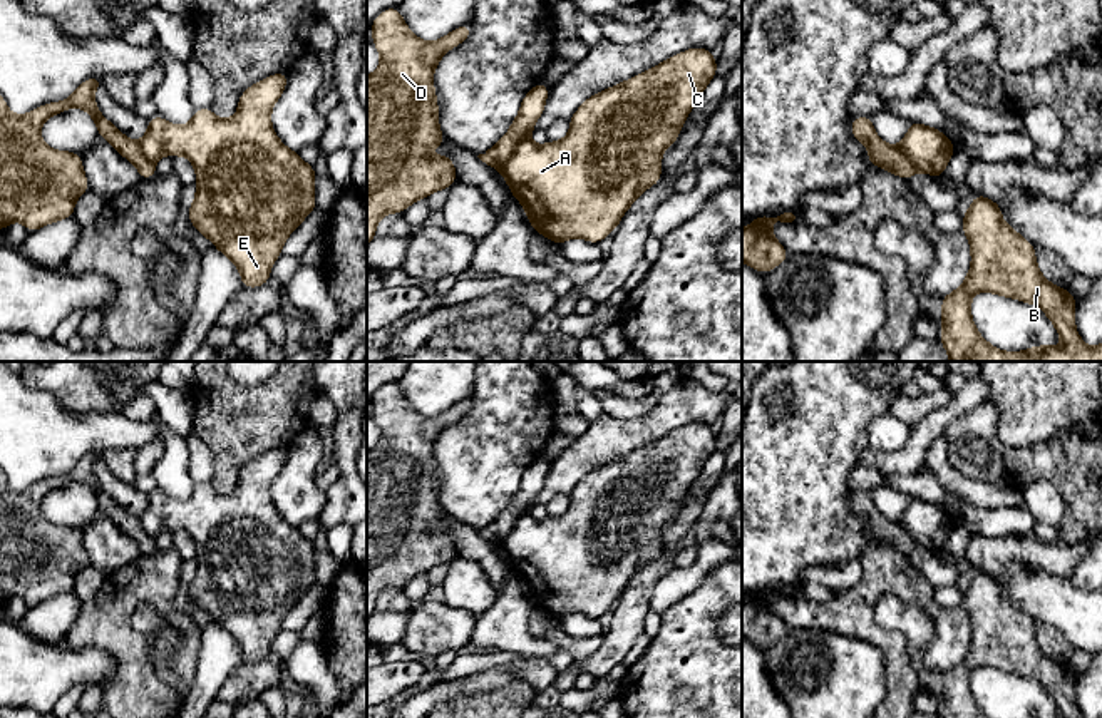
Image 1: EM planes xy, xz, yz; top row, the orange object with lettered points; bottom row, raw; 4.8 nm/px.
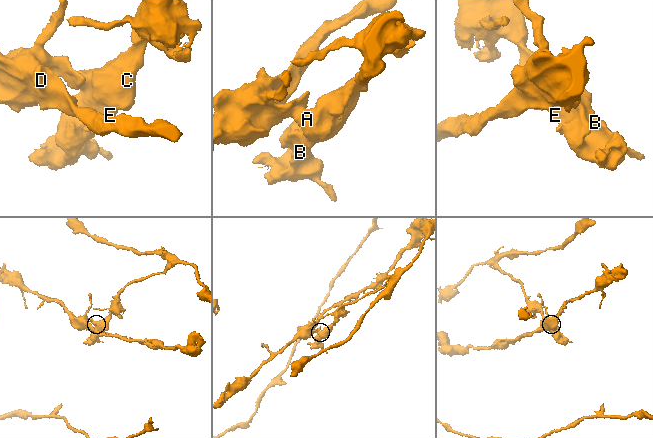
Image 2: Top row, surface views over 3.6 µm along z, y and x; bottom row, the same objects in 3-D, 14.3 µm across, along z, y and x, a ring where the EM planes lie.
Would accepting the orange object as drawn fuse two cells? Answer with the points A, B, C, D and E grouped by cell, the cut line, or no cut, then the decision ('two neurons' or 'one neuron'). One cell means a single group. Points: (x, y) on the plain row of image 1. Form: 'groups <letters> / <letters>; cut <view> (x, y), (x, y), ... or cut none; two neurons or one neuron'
groups A B C E / D; cut xz (528, 512), (499, 544); two neurons

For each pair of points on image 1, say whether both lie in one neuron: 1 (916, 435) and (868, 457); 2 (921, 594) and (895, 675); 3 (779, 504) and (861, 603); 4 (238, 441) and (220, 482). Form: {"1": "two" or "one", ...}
{"1": "one", "2": "one", "3": "two", "4": "one"}

